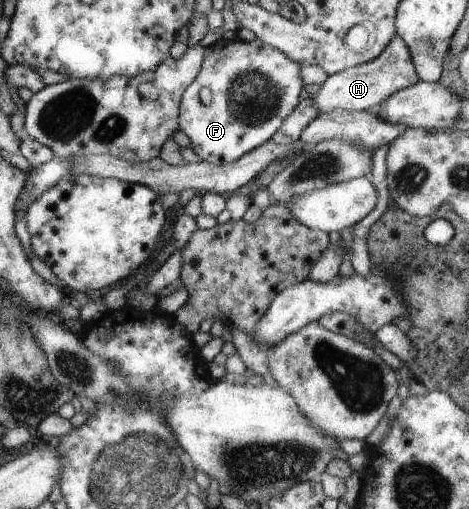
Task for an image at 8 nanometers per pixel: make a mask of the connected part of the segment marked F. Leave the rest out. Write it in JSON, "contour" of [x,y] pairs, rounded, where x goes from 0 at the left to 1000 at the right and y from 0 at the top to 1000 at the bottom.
{"contour":[[[548,75],[533,84],[512,77],[486,79],[441,92],[429,139],[392,179],[382,204],[382,253],[405,271],[414,301],[450,324],[473,326],[505,316],[578,275],[642,198],[640,183],[648,171],[640,151],[642,132]]]}

